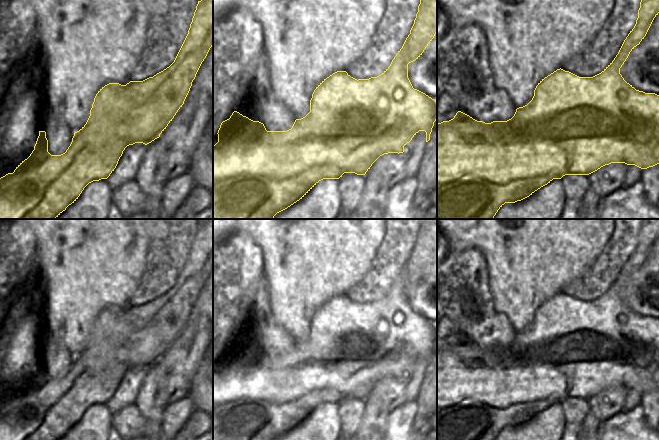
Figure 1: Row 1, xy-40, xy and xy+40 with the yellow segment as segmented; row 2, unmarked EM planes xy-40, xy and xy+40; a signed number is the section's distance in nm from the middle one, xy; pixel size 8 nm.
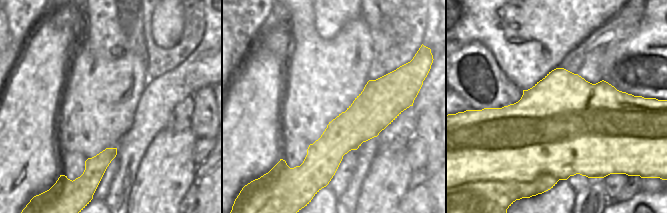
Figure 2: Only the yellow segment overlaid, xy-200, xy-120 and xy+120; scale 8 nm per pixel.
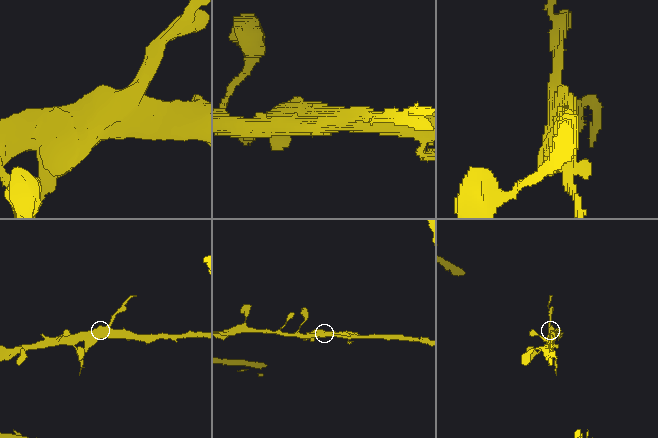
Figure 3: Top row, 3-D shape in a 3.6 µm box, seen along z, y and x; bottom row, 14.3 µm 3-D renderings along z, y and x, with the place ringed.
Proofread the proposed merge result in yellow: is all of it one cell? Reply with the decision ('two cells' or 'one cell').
two cells

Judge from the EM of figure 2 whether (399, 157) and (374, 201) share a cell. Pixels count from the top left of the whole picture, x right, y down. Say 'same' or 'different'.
same

